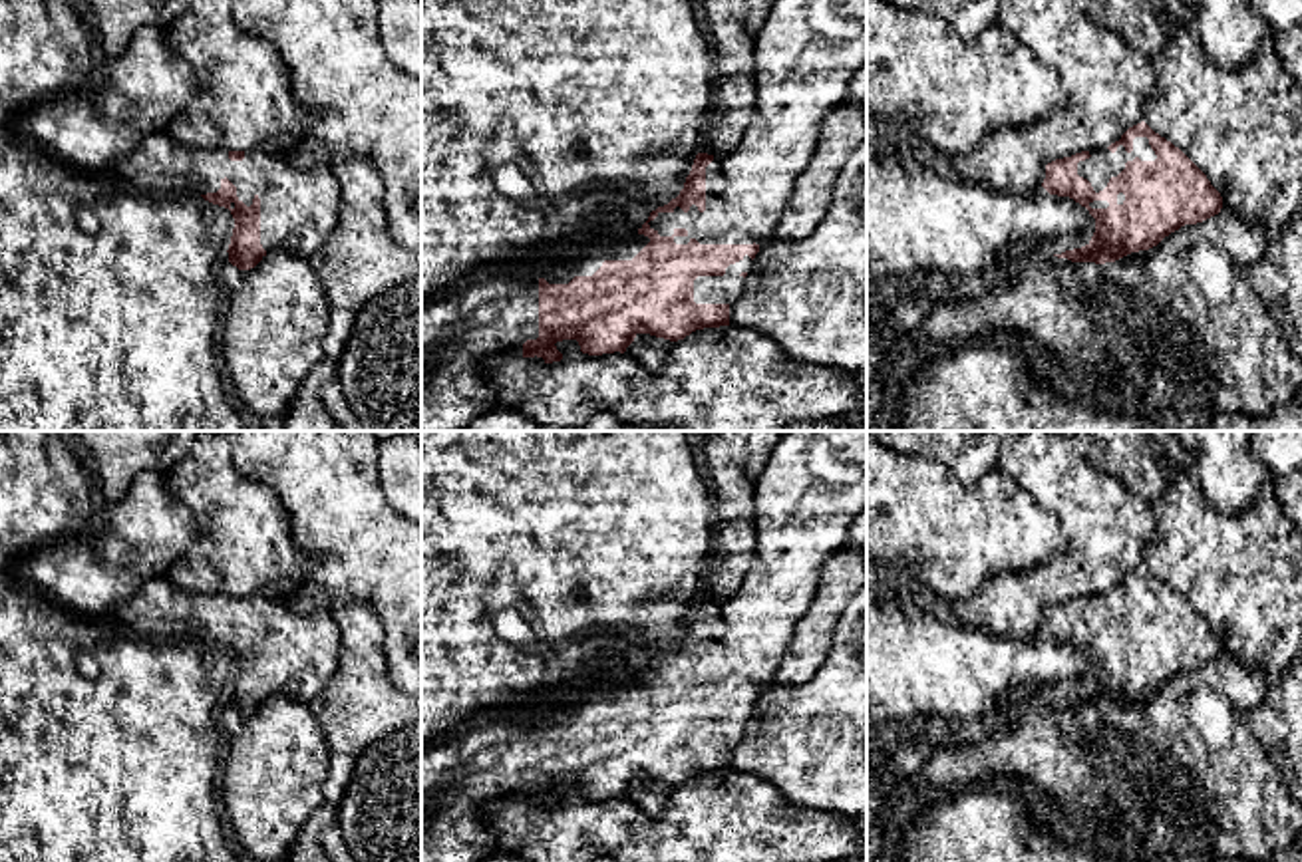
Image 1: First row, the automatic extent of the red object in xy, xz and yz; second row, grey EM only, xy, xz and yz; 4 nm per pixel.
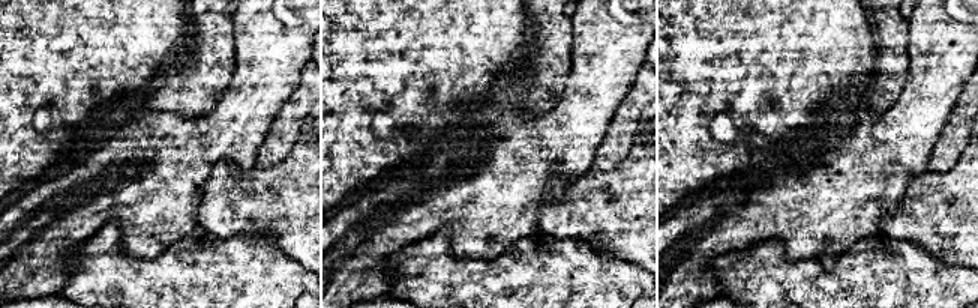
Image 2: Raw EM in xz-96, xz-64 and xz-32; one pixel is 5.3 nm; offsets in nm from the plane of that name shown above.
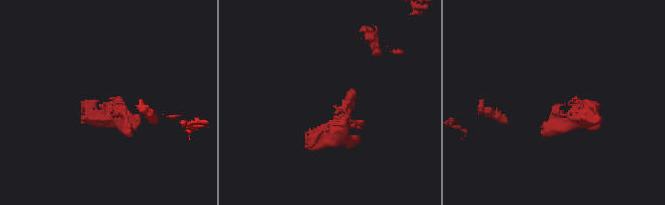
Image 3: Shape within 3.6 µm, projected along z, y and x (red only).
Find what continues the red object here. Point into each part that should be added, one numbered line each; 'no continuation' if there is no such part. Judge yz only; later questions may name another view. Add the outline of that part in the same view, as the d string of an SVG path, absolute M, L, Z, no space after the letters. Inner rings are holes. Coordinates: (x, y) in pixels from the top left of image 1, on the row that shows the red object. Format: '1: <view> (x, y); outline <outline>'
1: yz (1102, 165); outline M1147 137L1133 139L1133 151L1127 153L1123 145L1111 153L1107 147L1089 151L1089 159L1077 163L1077 175L1087 179L1095 193L1103 191L1111 177L1117 177L1127 161L1139 157L1141 161L1155 161L1157 155Z

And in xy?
1: xy (299, 207); outline M167 135L147 139L107 171L139 191L171 197L217 193L227 177L246 207L260 199L260 244L312 258L338 222L342 187L326 163L296 169L284 157L260 149L231 161L229 151L189 151Z

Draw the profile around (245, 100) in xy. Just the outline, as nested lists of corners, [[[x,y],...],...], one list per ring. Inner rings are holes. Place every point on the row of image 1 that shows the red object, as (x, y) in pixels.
[[[191,0],[189,8],[165,30],[165,44],[181,56],[199,79],[197,97],[169,123],[167,137],[189,151],[250,151],[260,149],[272,155],[284,155],[300,145],[300,139],[312,123],[318,121],[314,109],[296,103],[290,70],[278,50],[256,36],[241,30],[233,22],[231,0]]]

